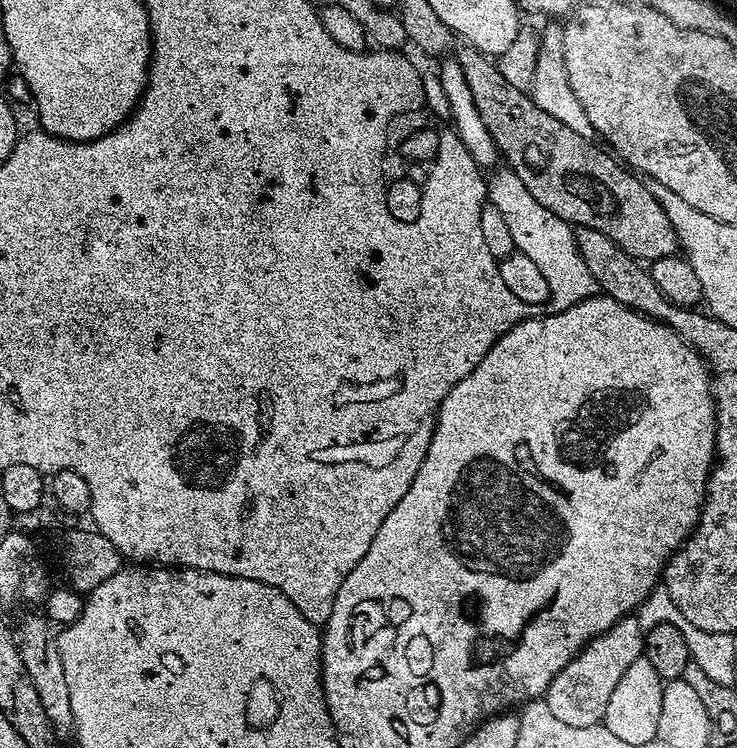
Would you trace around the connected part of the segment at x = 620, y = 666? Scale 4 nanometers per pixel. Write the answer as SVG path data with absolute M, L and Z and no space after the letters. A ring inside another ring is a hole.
M635 615L623 616L613 628L589 640L577 656L550 682L546 699L554 718L567 722L569 726L594 726L601 723L610 703L614 686L626 674L630 662L644 654L645 629L640 628Z

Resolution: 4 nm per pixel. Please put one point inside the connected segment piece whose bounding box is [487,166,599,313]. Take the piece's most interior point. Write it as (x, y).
(551, 242)

